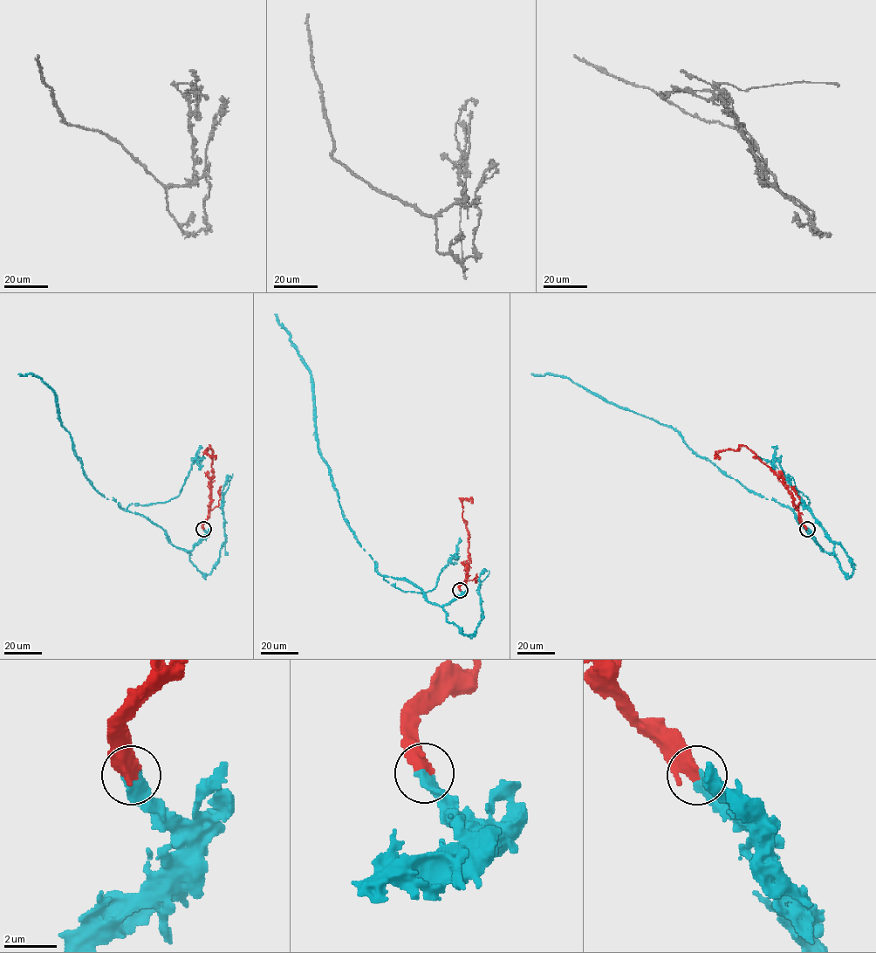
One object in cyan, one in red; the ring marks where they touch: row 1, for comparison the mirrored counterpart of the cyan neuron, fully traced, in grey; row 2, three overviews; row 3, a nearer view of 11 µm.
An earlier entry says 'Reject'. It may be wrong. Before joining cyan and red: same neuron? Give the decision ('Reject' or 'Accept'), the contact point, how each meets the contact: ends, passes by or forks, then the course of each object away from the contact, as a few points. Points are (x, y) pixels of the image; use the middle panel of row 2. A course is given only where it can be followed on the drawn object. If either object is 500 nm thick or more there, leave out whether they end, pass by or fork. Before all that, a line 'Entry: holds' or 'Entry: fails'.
Entry: fails
Accept. Place: (460, 590). At the ring cyan ends. At the ring red passes by. Course of cyan: (460, 590), (451, 602), (436, 605), (415, 585), (377, 572), (344, 519), (318, 448), (311, 373), (276, 313). Course of red: (460, 589), (469, 561), (468, 531), (463, 518), (461, 502), (466, 499), (472, 503)

